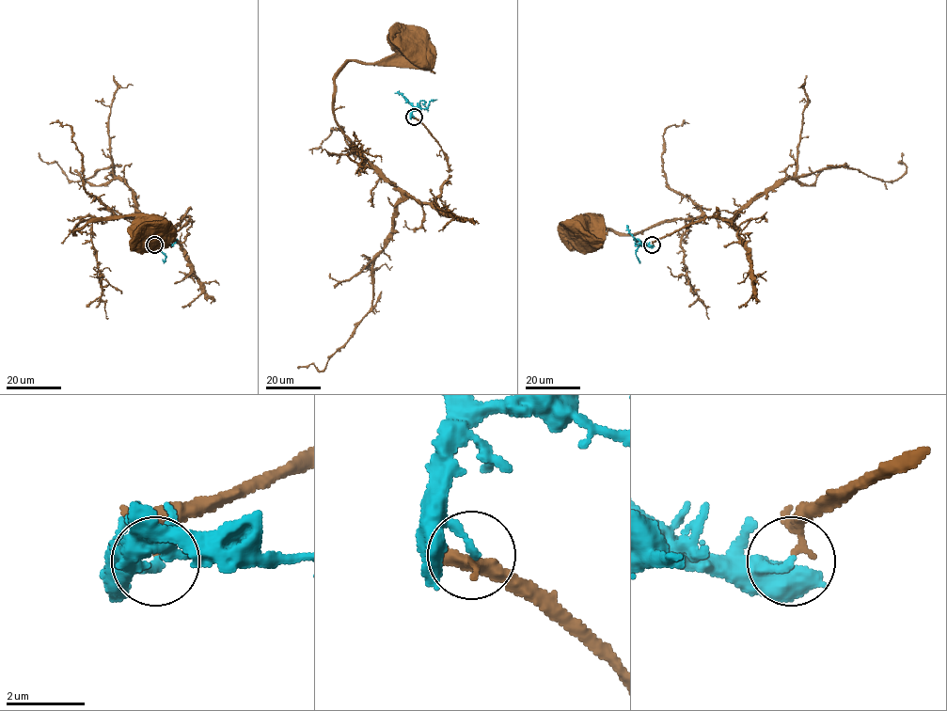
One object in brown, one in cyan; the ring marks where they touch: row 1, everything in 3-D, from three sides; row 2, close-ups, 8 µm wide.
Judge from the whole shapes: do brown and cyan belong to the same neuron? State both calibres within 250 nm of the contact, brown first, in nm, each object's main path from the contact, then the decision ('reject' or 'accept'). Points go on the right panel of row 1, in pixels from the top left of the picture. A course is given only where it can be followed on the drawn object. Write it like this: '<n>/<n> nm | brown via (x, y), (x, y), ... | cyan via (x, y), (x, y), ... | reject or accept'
180/190 nm | brown via (652, 244), (706, 218), (737, 229), (714, 217), (664, 220), (633, 233), (605, 229), (595, 215), (578, 227) | cyan via (652, 245), (636, 244), (635, 238) | reject

